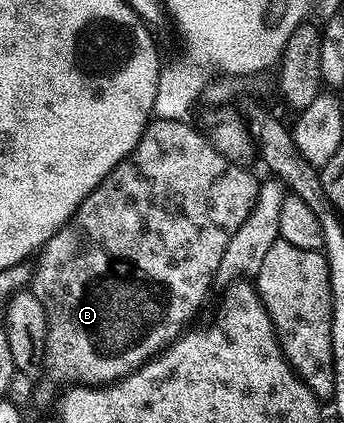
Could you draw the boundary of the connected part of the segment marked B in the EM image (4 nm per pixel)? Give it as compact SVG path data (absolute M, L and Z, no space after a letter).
M149 120L134 150L130 150L130 154L126 154L126 158L122 158L122 162L118 162L118 166L114 166L110 174L106 174L104 181L81 202L76 213L44 243L44 247L35 257L30 290L36 295L38 302L42 302L48 315L48 333L44 339L42 364L43 367L48 367L48 372L54 379L74 380L70 382L80 386L115 384L117 380L137 372L143 364L159 356L173 340L179 340L185 329L191 325L188 323L195 318L196 311L203 306L204 299L216 280L218 262L222 262L222 254L226 254L226 245L238 226L242 226L242 222L246 222L246 218L250 218L254 210L261 181L256 180L254 173L247 172L243 163L227 160L203 131L199 132L190 125L188 120Z

